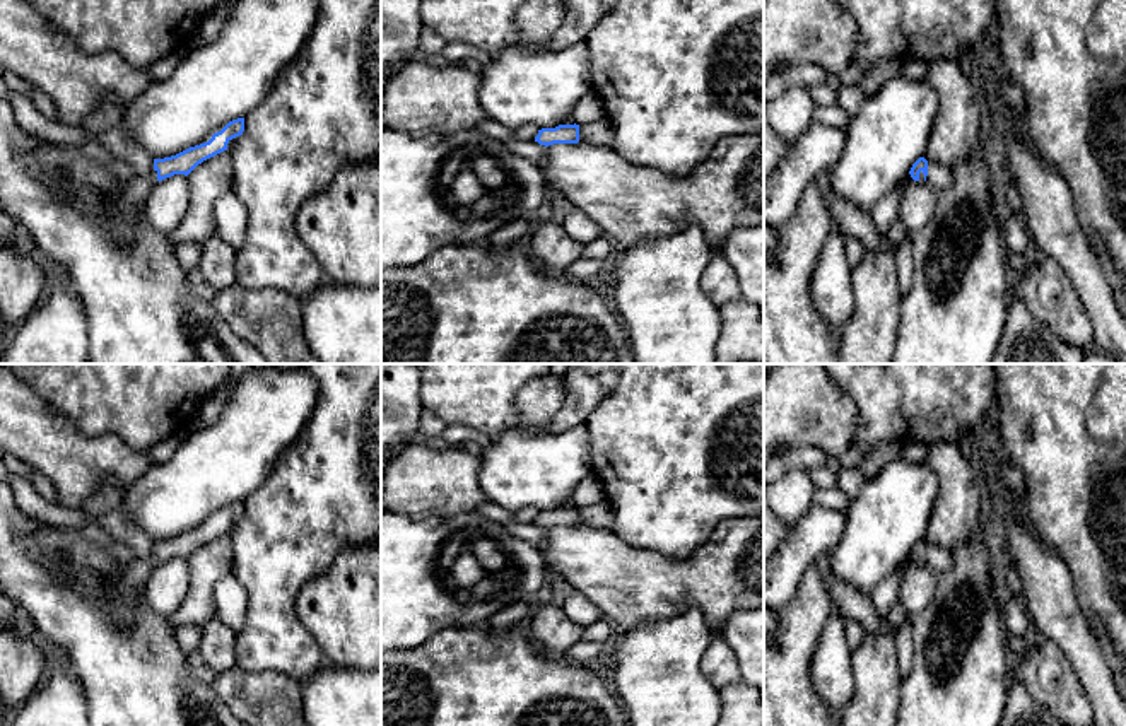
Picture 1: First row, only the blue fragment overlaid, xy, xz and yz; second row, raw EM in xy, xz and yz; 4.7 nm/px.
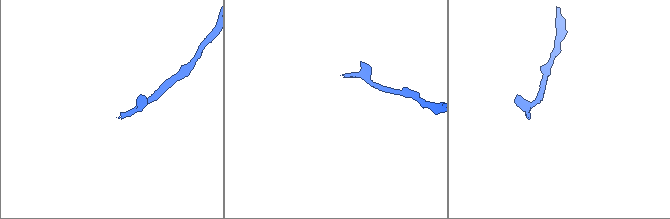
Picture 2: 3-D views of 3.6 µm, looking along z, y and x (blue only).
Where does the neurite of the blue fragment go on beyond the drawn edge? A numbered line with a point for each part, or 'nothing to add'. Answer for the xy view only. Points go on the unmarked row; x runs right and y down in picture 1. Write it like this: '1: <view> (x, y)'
1: xy (130, 578)

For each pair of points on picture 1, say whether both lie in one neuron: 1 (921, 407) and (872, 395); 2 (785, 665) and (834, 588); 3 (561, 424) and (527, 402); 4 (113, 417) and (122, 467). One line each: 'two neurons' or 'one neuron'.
1: one neuron
2: two neurons
3: two neurons
4: two neurons

